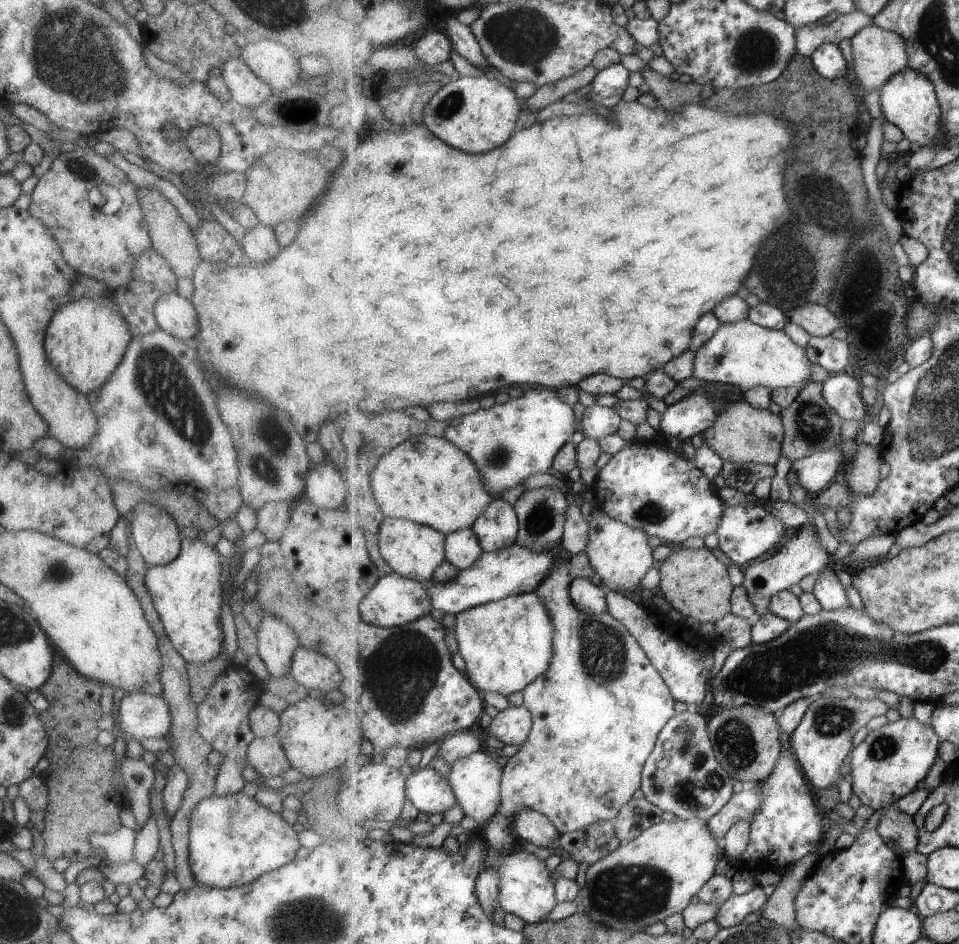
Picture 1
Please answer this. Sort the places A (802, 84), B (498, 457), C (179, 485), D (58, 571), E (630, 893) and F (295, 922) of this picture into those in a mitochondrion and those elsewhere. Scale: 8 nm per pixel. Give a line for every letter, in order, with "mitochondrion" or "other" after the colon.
A: mitochondrion
B: mitochondrion
C: other
D: mitochondrion
E: mitochondrion
F: mitochondrion

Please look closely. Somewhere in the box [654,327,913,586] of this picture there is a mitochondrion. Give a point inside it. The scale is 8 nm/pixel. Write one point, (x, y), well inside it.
(812, 424)

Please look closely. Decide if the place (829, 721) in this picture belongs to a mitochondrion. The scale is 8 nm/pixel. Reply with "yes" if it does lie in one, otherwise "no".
yes

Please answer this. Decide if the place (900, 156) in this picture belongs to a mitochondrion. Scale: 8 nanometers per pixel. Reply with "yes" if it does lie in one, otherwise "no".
no

